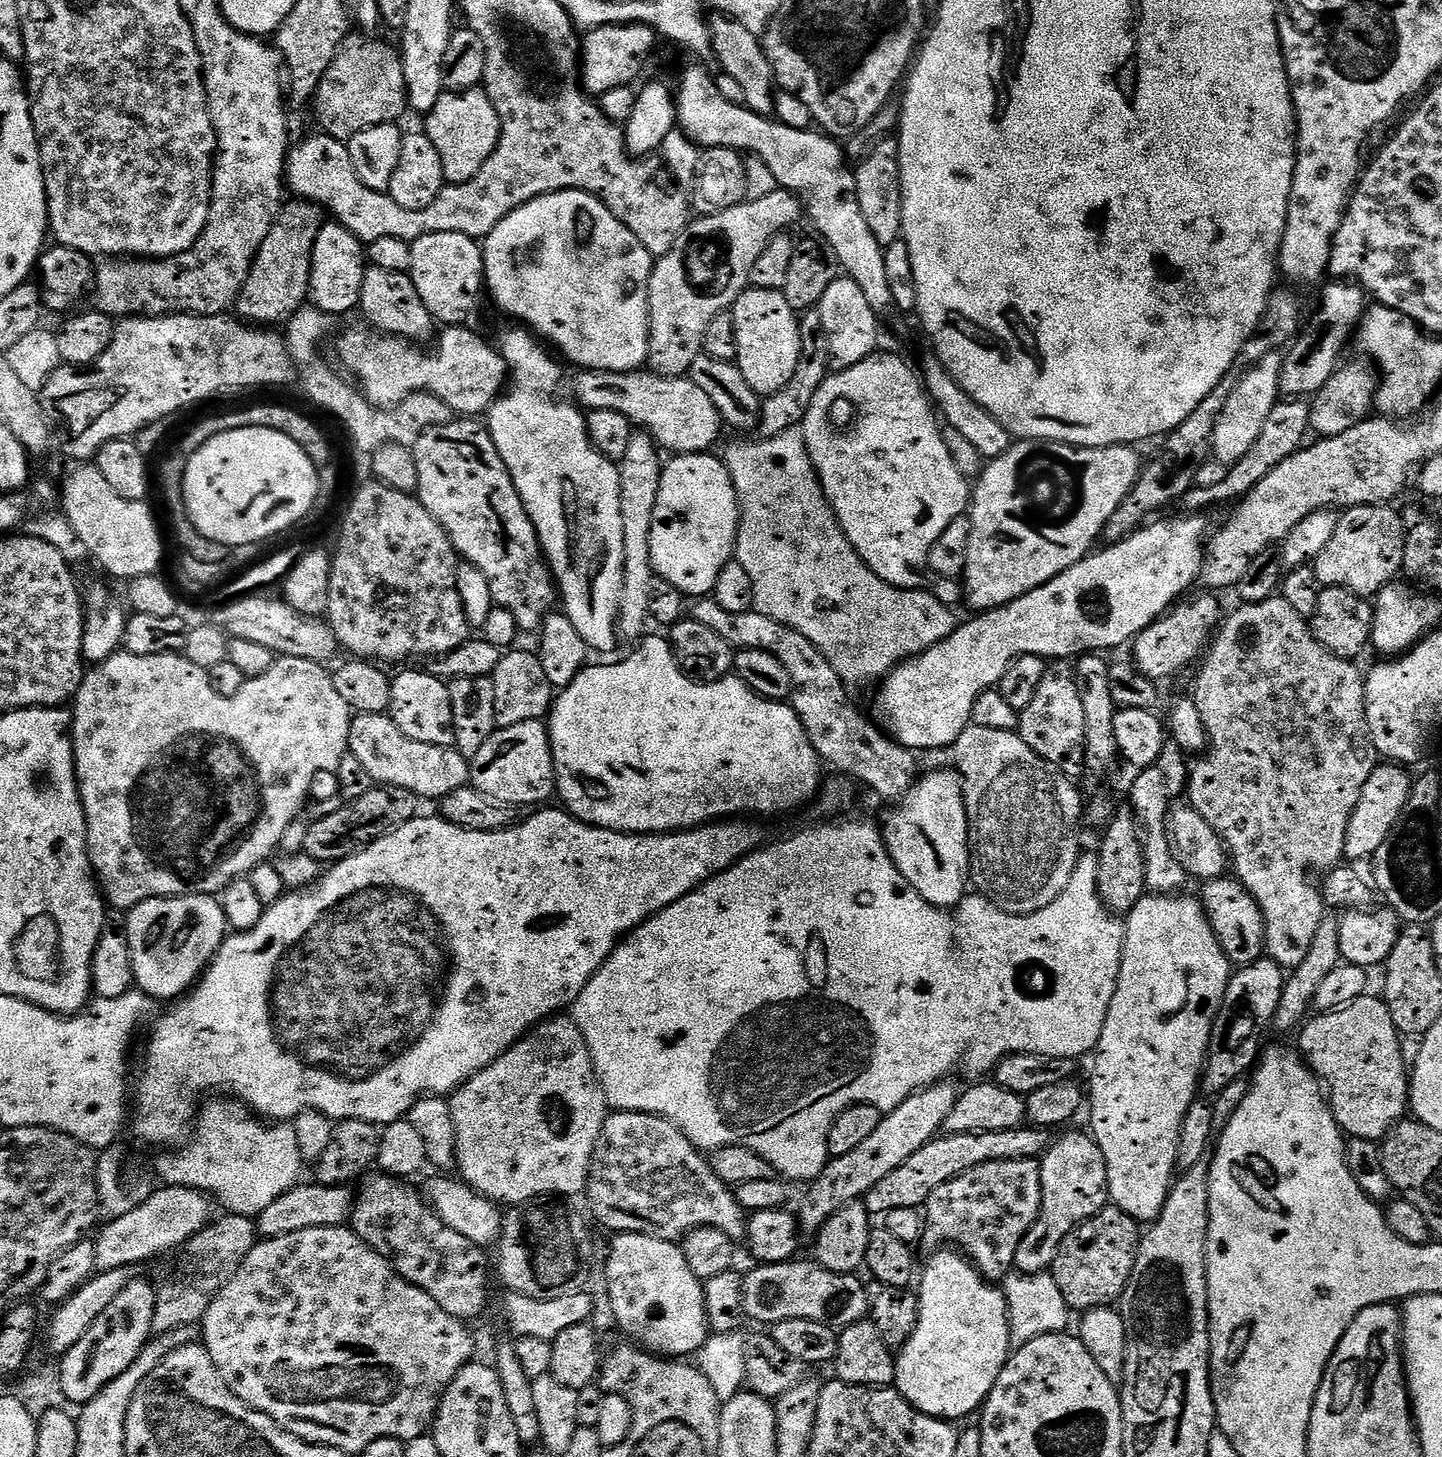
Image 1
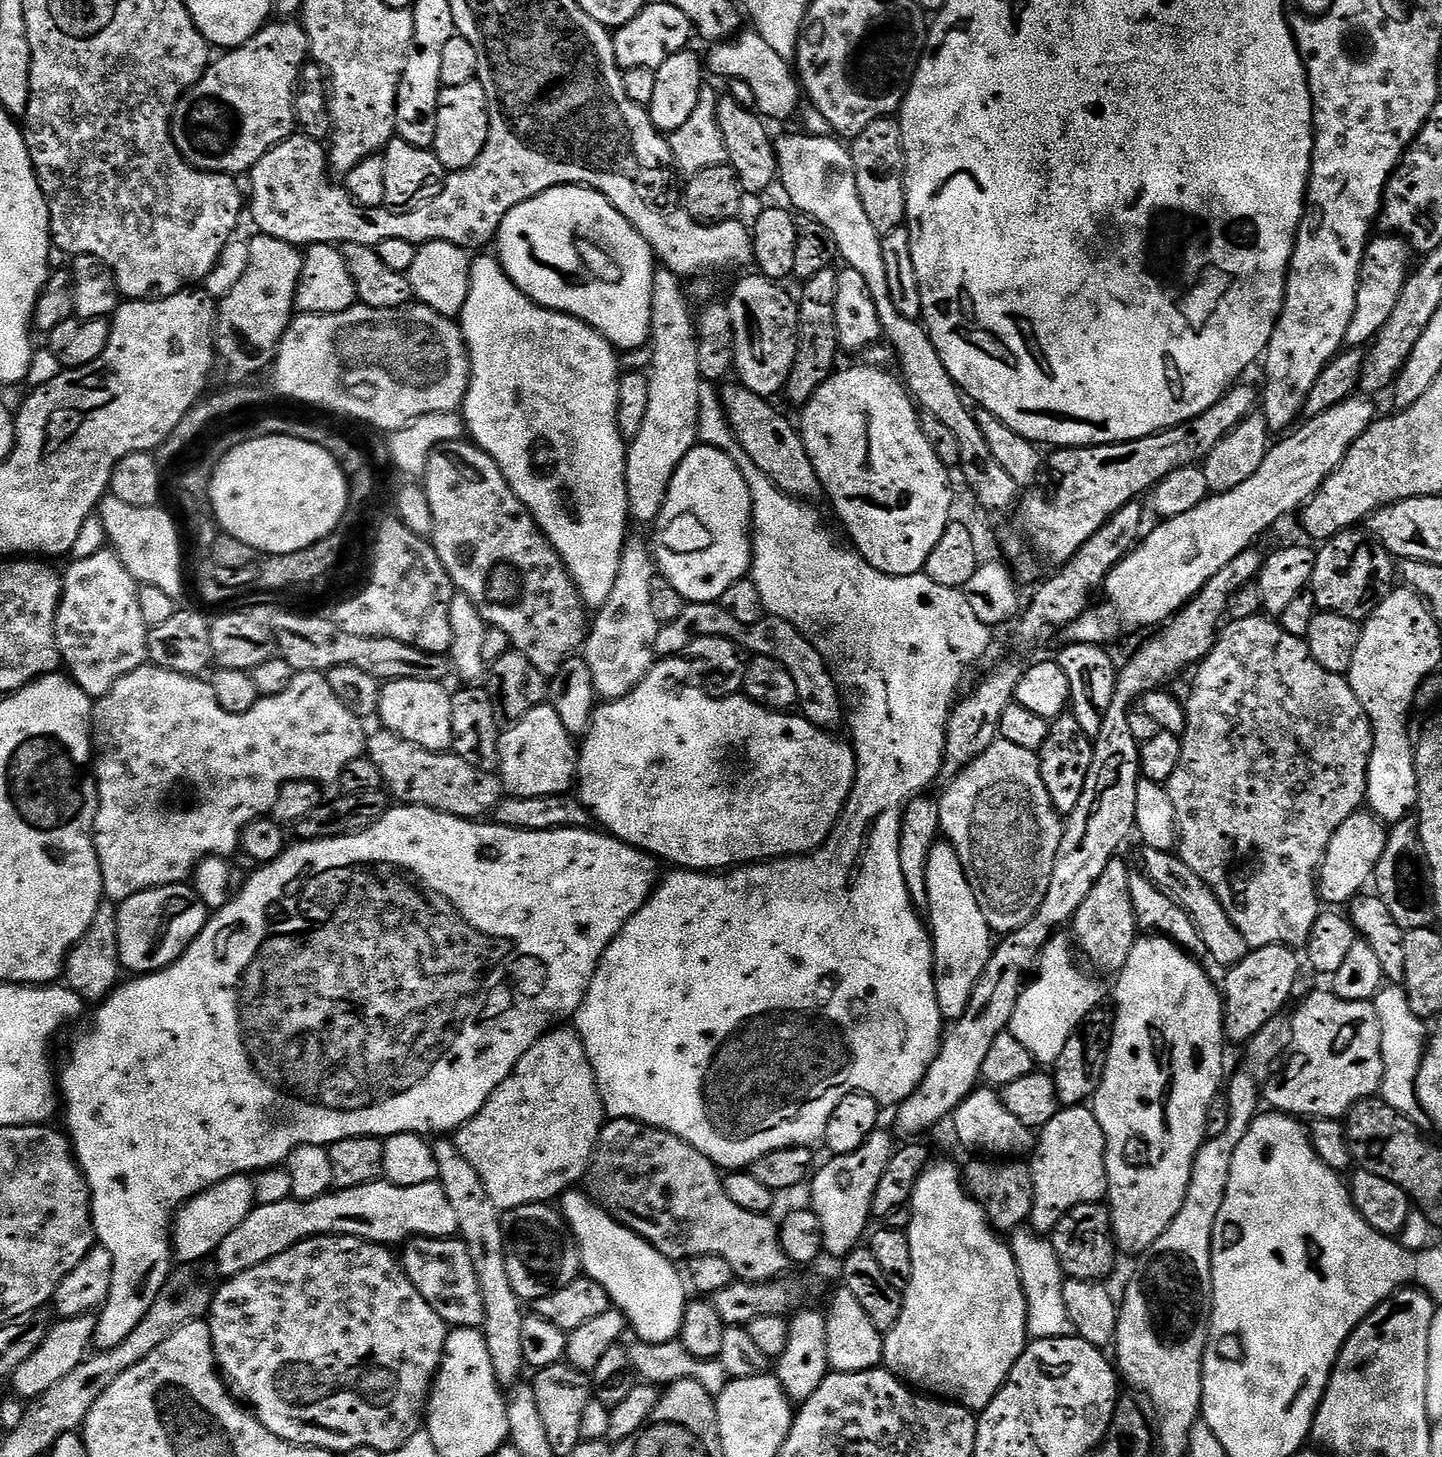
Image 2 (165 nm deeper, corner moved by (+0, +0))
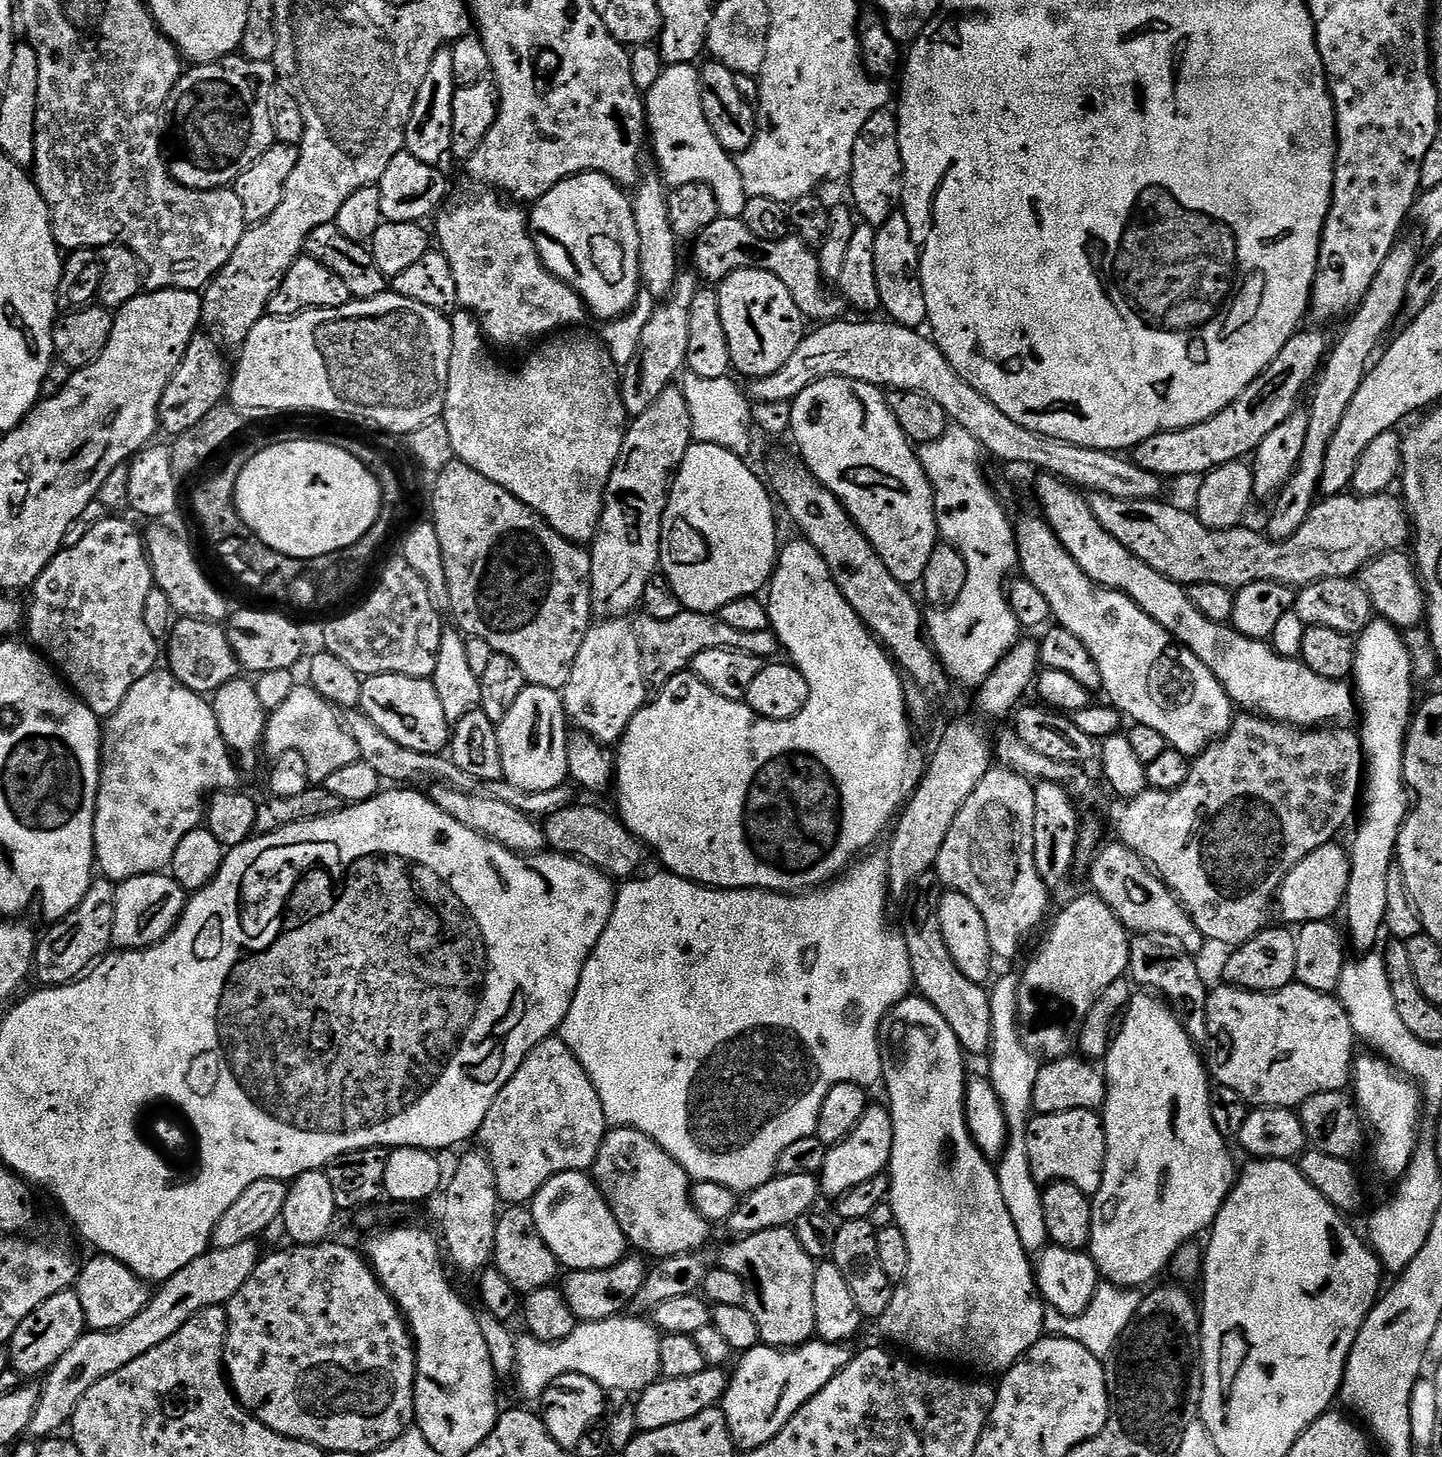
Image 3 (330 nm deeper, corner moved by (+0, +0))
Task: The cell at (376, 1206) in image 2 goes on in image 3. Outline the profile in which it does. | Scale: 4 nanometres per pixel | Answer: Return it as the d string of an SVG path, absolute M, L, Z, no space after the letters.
M256 1240L238 1242L238 1246L226 1246L218 1248L209 1247L190 1266L182 1266L178 1274L163 1281L160 1288L155 1289L154 1295L149 1299L148 1304L138 1314L138 1318L130 1318L126 1326L118 1326L114 1330L105 1332L85 1331L83 1336L58 1358L51 1370L43 1377L42 1387L40 1388L40 1401L36 1407L34 1418L30 1422L27 1435L40 1436L39 1438L52 1438L57 1435L60 1427L67 1425L76 1412L76 1404L102 1378L122 1370L122 1366L130 1366L134 1358L142 1358L154 1346L162 1346L166 1338L178 1334L186 1322L194 1314L198 1314L207 1308L219 1308L227 1305L238 1290L242 1290L246 1278L254 1274L256 1267L260 1265L262 1251L260 1252L259 1243Z

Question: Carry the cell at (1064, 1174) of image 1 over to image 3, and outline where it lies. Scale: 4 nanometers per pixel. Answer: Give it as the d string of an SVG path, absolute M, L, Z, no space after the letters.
M1066 1110L1062 1114L1033 1115L1028 1122L1026 1150L1030 1158L1030 1174L1041 1186L1057 1182L1078 1186L1078 1190L1089 1198L1102 1186L1108 1147L1099 1111Z

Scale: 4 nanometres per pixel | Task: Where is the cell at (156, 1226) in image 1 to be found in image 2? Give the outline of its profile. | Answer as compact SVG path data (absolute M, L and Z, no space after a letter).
M251 1175L231 1176L222 1182L218 1182L213 1188L208 1188L202 1194L198 1194L192 1200L187 1200L183 1208L176 1213L172 1226L172 1251L175 1259L180 1260L181 1265L192 1266L195 1260L204 1260L213 1255L217 1246L226 1238L226 1234L232 1233L241 1222L246 1222L246 1214L250 1214L254 1205L257 1203L256 1185Z

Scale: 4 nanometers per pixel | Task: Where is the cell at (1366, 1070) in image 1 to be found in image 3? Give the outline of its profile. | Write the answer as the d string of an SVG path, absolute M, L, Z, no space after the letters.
M1295 982L1277 992L1245 992L1243 988L1223 987L1213 987L1208 994L1206 1067L1219 1087L1234 1090L1249 1106L1293 1110L1314 1094L1342 1092L1349 1087L1354 1076L1358 1037L1335 995L1310 990L1310 986Z

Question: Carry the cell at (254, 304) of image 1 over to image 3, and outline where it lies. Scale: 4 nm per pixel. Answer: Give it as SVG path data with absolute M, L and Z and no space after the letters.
M206 332L192 337L190 346L158 406L158 428L168 438L175 438L186 433L192 426L197 426L214 407L223 403L230 390L230 364L227 364L221 345Z

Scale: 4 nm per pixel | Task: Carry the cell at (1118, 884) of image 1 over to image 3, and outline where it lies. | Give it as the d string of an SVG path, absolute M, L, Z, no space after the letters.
M1095 894L1076 896L1056 916L1056 921L1048 928L1040 949L1032 956L1032 961L1019 973L1020 985L1017 994L1016 1029L1020 1032L1020 1041L1024 1049L1045 1061L1057 1060L1073 1055L1078 1044L1078 1037L1090 1006L1110 986L1110 982L1121 979L1128 972L1132 940L1124 924L1106 902Z

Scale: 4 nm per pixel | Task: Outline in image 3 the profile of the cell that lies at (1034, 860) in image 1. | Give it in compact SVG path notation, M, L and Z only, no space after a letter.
M992 766L958 810L934 867L941 885L961 892L974 902L978 914L982 914L986 922L986 934L990 934L992 955L997 961L1012 960L1019 954L1024 936L1030 935L1039 926L1048 908L1050 889L1042 882L1034 862L1035 793L1033 781L1027 776L1020 776L1009 768Z

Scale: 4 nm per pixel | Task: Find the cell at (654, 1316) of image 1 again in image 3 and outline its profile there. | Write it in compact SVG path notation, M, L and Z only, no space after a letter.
M563 1172L550 1178L550 1182L546 1182L546 1186L542 1186L542 1190L538 1190L536 1197L530 1201L530 1211L538 1232L542 1234L542 1242L550 1246L557 1265L564 1267L565 1264L568 1270L602 1270L625 1259L626 1241L622 1230L610 1206L604 1204L602 1194L596 1189L596 1182L588 1172Z

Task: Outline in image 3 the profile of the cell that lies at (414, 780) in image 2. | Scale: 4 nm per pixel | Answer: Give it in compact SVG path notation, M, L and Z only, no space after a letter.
M451 786L433 787L430 796L443 812L454 818L454 822L462 822L462 826L482 834L488 840L498 842L506 850L517 854L539 854L545 851L543 827L533 817L527 816L522 810L514 810L514 806L506 802L475 796Z

